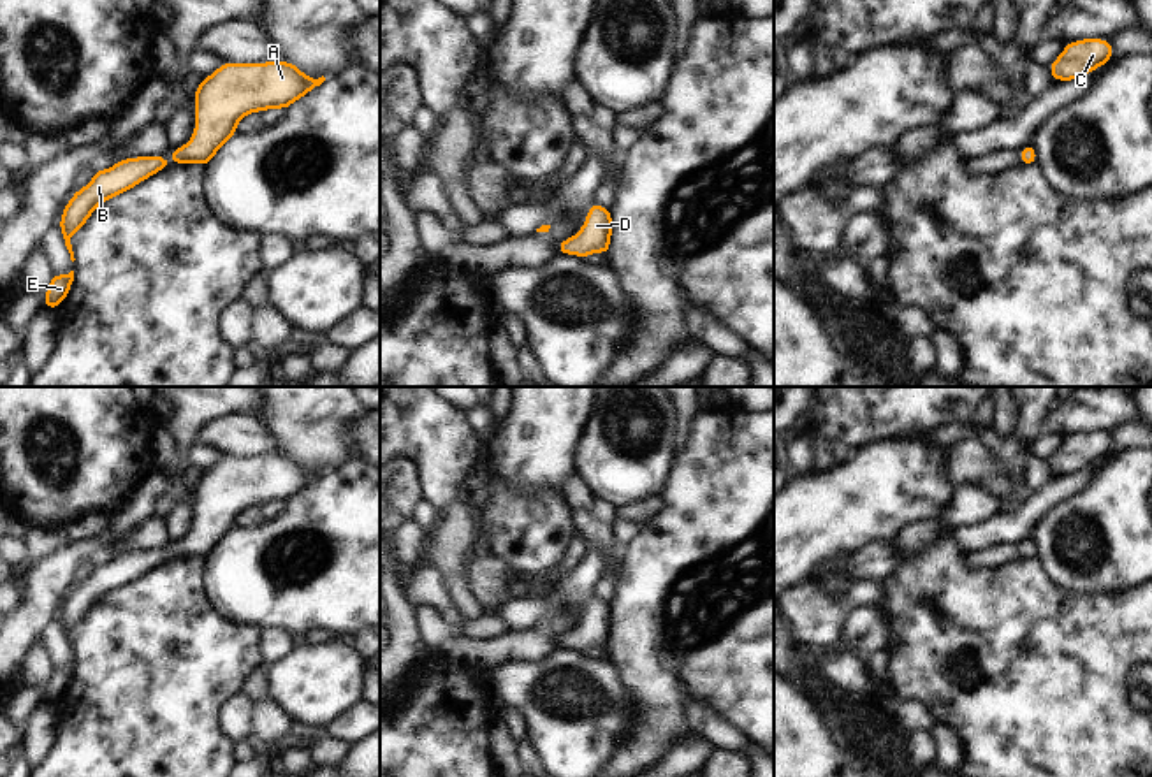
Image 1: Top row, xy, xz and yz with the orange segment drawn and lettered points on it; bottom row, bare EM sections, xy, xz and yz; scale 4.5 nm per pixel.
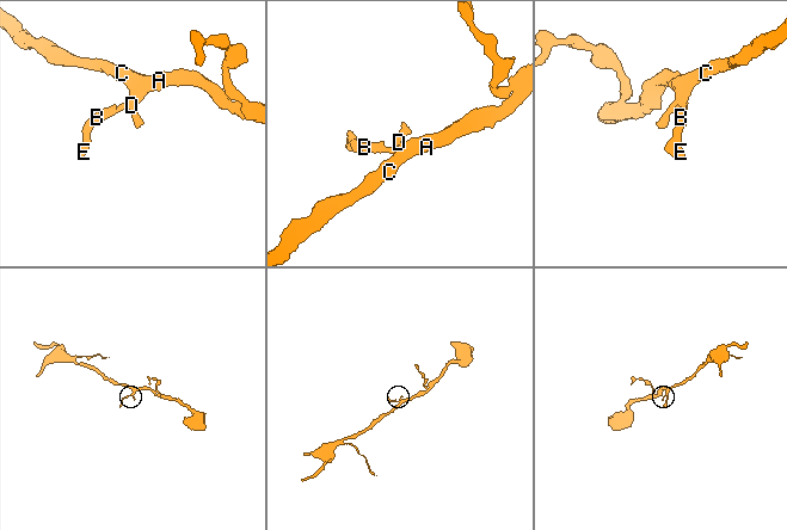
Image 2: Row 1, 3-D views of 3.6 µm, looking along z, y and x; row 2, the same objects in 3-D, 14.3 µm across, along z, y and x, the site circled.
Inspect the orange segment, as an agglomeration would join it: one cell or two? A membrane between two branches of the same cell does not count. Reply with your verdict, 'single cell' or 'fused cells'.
single cell

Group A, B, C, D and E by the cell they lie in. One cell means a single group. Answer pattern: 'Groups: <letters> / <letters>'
Groups: A B C D E.

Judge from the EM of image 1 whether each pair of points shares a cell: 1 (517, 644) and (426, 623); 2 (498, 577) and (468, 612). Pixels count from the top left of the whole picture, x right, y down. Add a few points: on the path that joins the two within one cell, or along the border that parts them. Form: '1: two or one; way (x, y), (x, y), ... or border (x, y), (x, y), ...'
1: one; way (495, 649), (459, 649), (449, 644)
2: two; border (468, 559), (470, 589), (486, 612)

